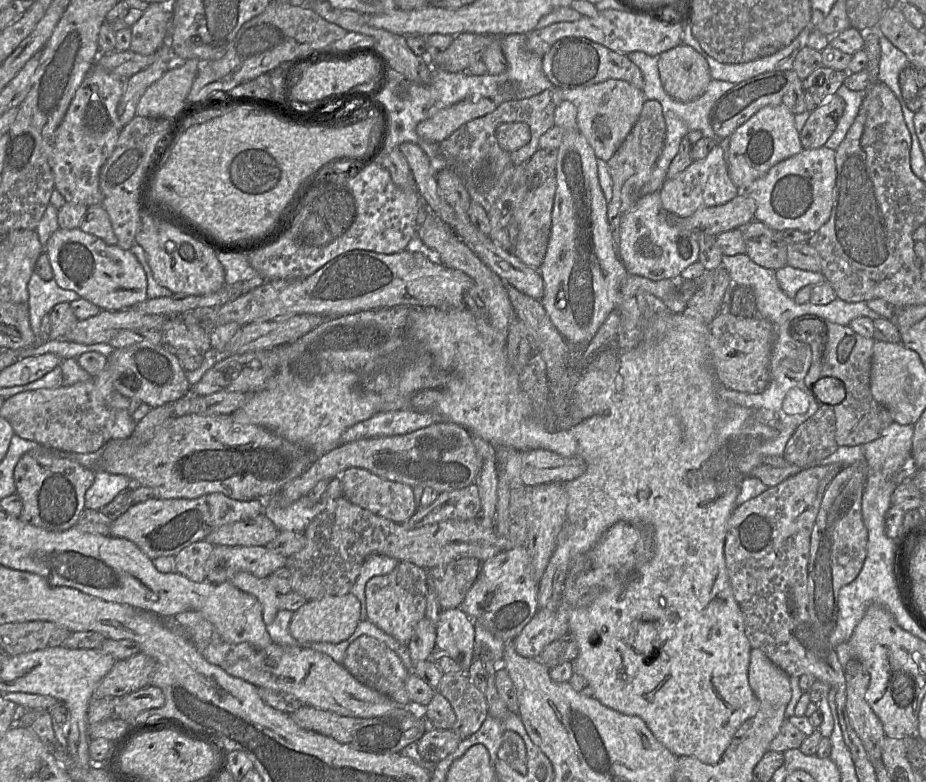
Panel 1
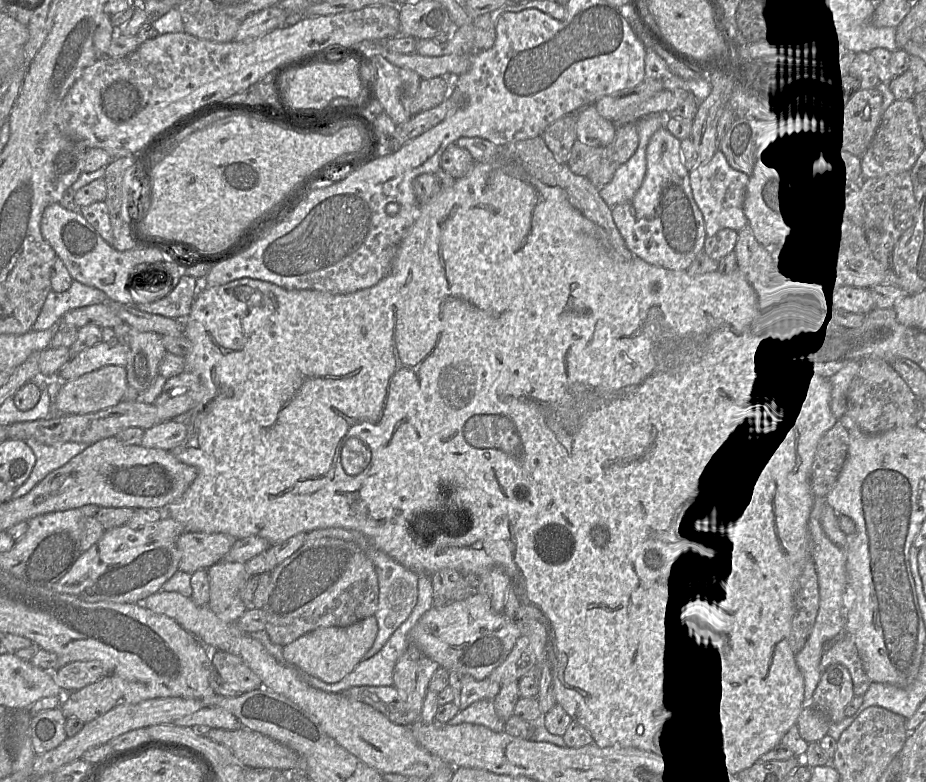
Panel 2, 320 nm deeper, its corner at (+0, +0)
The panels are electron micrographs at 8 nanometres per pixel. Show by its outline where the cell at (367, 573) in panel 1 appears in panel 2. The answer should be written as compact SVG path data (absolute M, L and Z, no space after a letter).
M362 534L371 543L371 547L367 550L367 557L373 563L378 577L378 605L374 614L378 632L371 648L362 657L367 660L374 656L394 633L394 631L409 617L418 597L418 576L416 573L408 570L382 550L376 548L371 540Z

